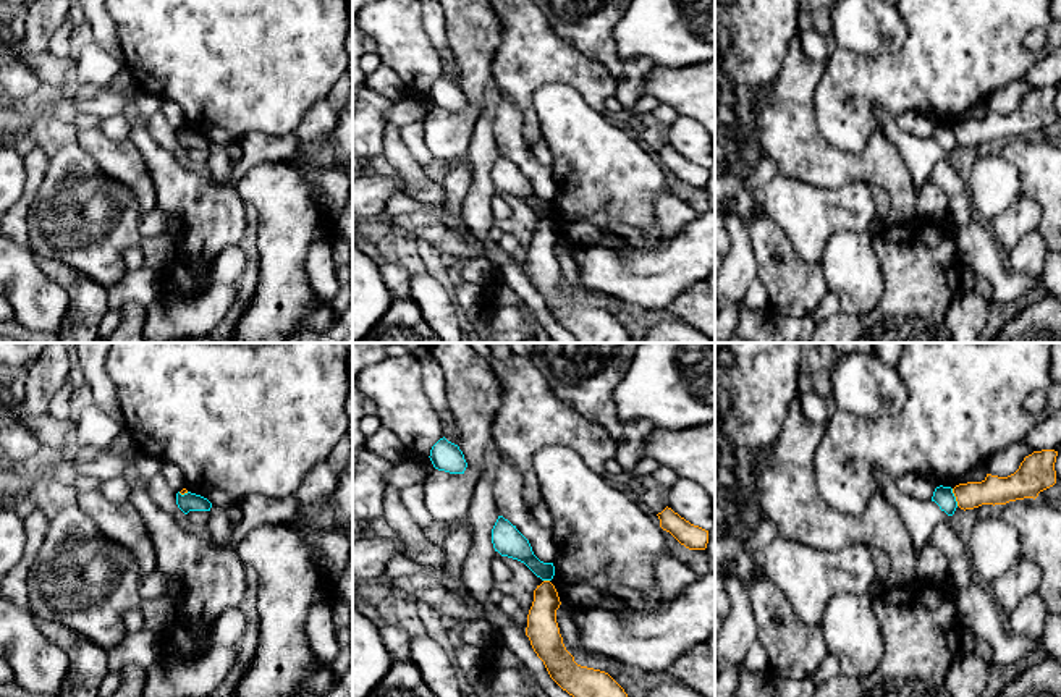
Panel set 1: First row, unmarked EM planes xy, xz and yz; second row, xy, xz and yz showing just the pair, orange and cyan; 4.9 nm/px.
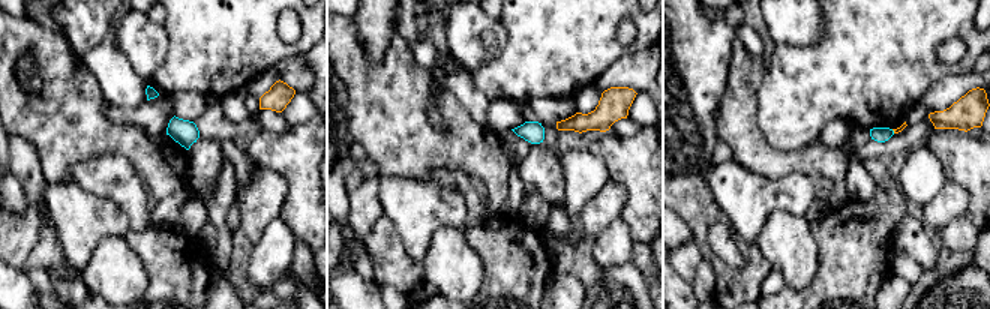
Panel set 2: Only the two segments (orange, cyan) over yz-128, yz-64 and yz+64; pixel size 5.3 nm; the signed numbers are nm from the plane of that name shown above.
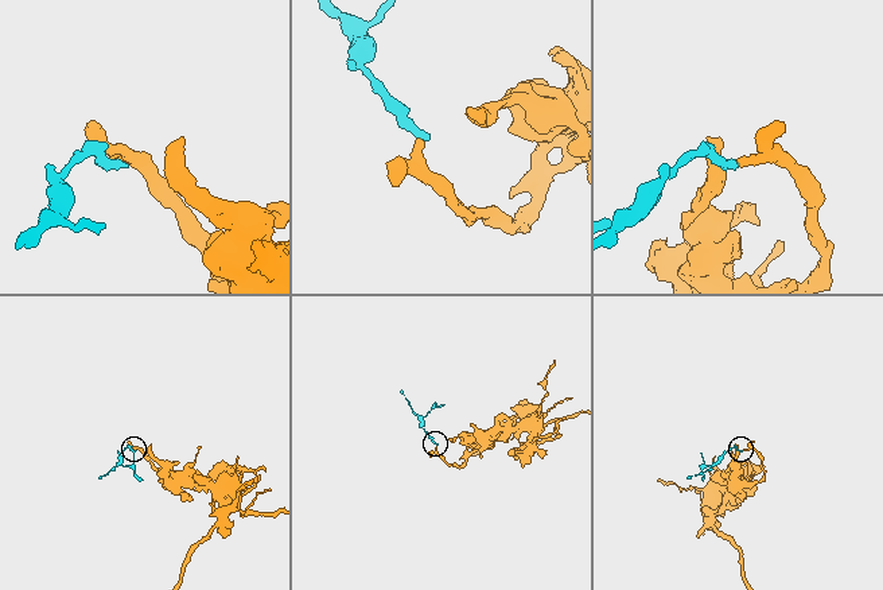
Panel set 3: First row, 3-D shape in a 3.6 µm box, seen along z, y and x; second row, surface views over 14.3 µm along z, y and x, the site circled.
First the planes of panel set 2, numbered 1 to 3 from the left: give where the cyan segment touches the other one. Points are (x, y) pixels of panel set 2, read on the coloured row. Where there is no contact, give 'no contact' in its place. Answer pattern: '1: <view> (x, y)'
1: no contact
2: no contact
3: yz+64 (893, 129)

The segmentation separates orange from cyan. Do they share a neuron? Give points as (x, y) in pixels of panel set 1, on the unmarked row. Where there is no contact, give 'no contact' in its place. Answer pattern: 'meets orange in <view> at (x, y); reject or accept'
meets orange in yz at (955, 133); reject

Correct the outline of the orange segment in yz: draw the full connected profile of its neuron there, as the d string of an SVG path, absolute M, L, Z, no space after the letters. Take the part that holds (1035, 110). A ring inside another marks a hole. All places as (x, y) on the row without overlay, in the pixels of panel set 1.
M1042 87L1025 94L1019 107L1008 113L998 115L987 112L982 120L959 121L953 126L961 147L974 147L982 142L1006 142L1009 139L1037 136L1040 129L1056 121L1058 89Z

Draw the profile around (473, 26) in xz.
M440 0L446 11L446 36L459 65L459 87L469 103L487 110L487 86L500 45L500 19L488 0Z

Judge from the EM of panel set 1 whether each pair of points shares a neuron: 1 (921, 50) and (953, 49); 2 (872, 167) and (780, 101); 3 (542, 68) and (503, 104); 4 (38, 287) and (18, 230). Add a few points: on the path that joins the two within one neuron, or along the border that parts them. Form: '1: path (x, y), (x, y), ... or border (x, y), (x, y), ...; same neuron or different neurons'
1: path (929, 50), (945, 50); same neuron
2: path (846, 167), (835, 167), (794, 126); same neuron
3: border (500, 91), (521, 117), (521, 135); different neurons
4: border (16, 241), (29, 251); different neurons

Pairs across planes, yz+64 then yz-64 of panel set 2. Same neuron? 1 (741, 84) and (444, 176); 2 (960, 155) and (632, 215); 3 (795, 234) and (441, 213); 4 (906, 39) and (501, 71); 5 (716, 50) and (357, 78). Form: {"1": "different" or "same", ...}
{"1": "different", "2": "same", "3": "different", "4": "same", "5": "different"}

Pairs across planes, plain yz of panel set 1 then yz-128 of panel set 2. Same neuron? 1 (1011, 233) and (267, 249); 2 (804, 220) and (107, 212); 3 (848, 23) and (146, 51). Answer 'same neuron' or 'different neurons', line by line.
1: different neurons
2: same neuron
3: same neuron

